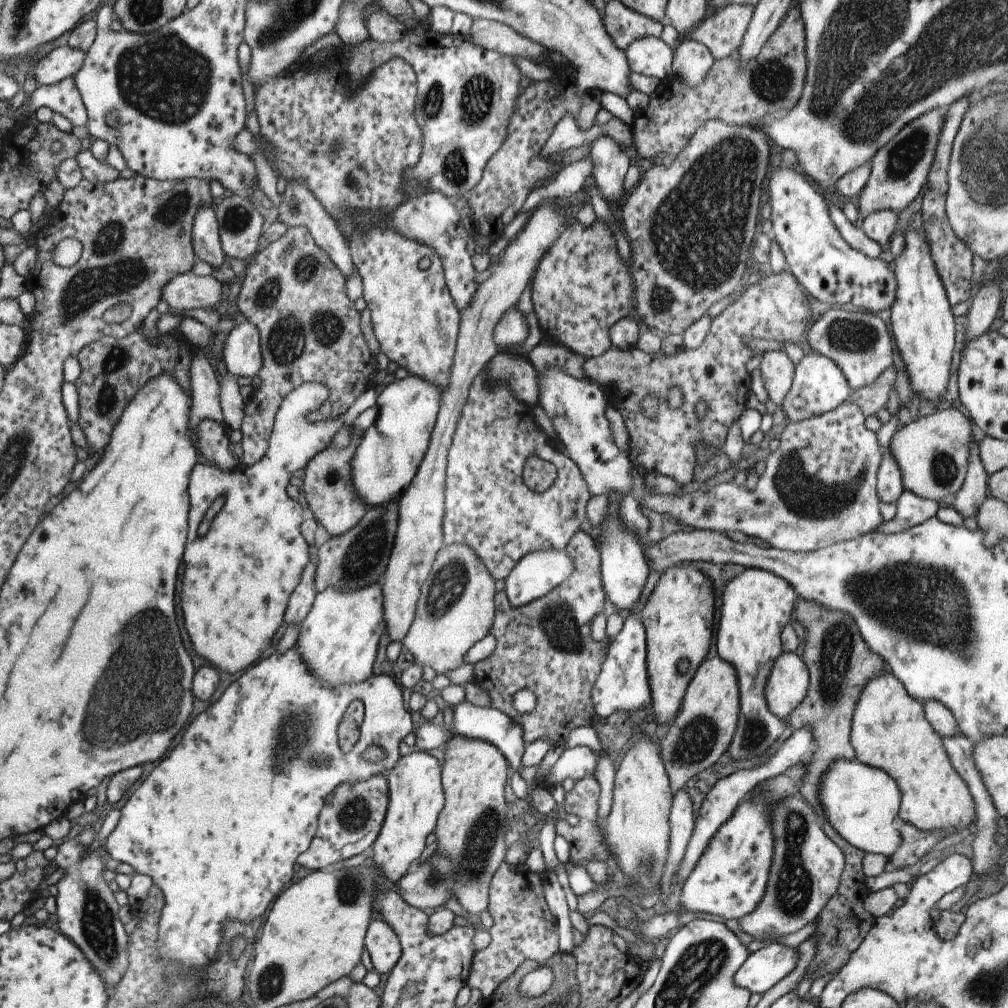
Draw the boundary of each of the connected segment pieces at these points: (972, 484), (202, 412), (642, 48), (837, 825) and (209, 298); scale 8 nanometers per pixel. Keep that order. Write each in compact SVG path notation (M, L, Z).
M972 441L964 481L960 489L953 495L953 501L949 505L963 519L970 516L976 517L979 505L988 496L986 477L987 474L978 455L978 445Z
M195 348L189 367L189 378L190 407L186 426L188 430L193 432L198 422L203 419L215 421L227 430L218 403L217 373L203 355L202 349Z
M654 36L630 42L623 50L630 72L668 80L671 77L672 49Z
M837 759L820 776L817 789L817 798L823 810L824 819L831 825L836 833L851 846L864 853L877 853L888 857L901 844L896 823L900 794L895 781L882 770L861 764L857 759L850 761Z
M189 271L168 280L160 298L173 312L205 310L223 303L225 291L225 286L214 278L214 274L200 277Z

